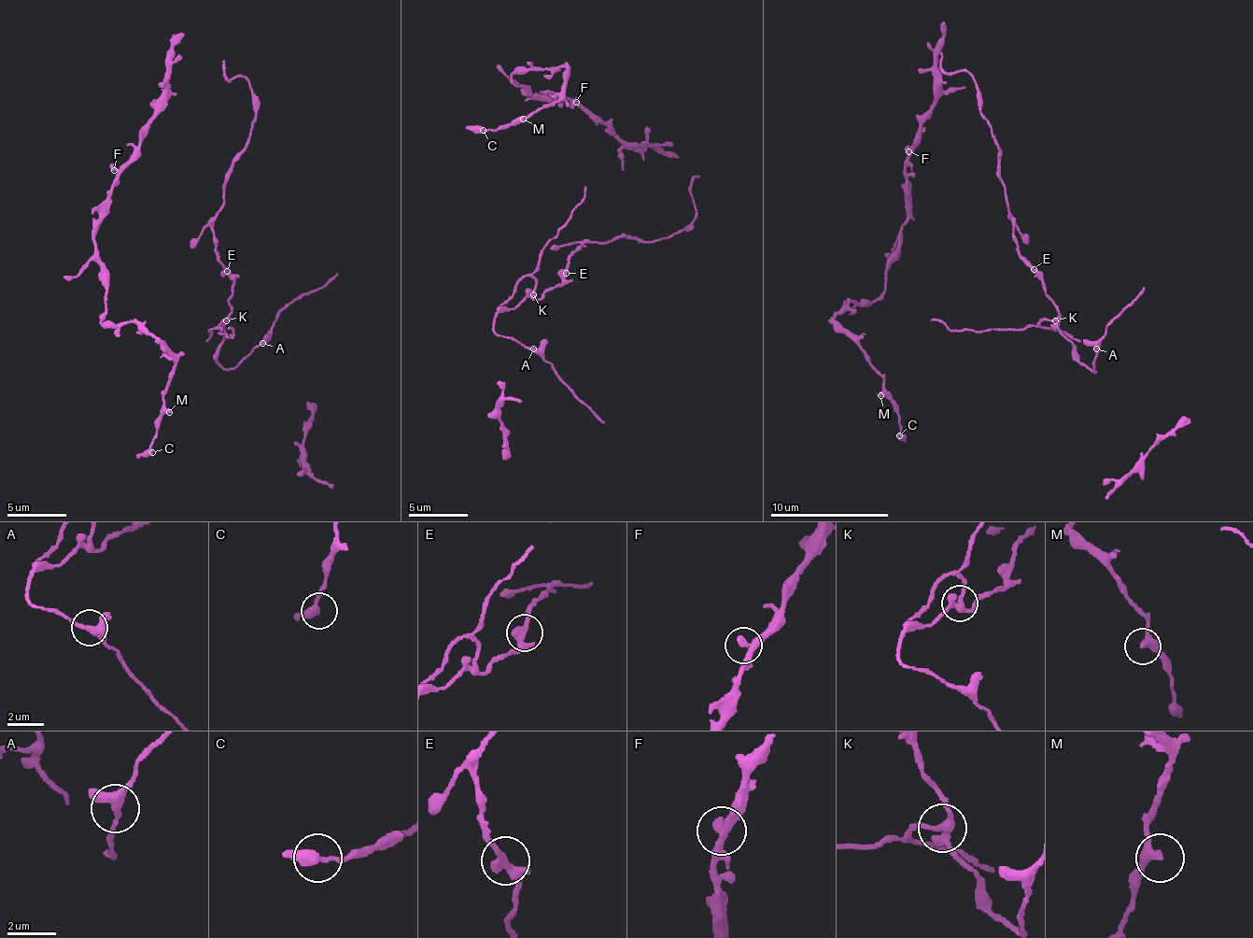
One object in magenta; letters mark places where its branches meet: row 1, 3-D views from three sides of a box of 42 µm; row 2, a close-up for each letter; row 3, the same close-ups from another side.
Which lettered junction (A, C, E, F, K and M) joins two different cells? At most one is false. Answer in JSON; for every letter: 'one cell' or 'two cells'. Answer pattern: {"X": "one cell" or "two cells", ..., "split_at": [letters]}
{"A": "one cell", "C": "one cell", "E": "one cell", "F": "one cell", "K": "two cells", "M": "one cell", "split_at": ["K"]}

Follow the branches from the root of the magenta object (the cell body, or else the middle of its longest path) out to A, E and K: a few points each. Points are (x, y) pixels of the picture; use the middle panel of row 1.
A: (696, 177), (690, 224), (652, 242), (634, 237), (575, 248), (556, 286), (498, 313), (497, 334), (533, 348)
E: (696, 177), (690, 191), (696, 211), (690, 224), (652, 242), (634, 237), (575, 248), (566, 273)
K: (696, 177), (690, 224), (652, 242), (634, 237), (575, 248), (560, 282), (541, 299), (532, 293)

